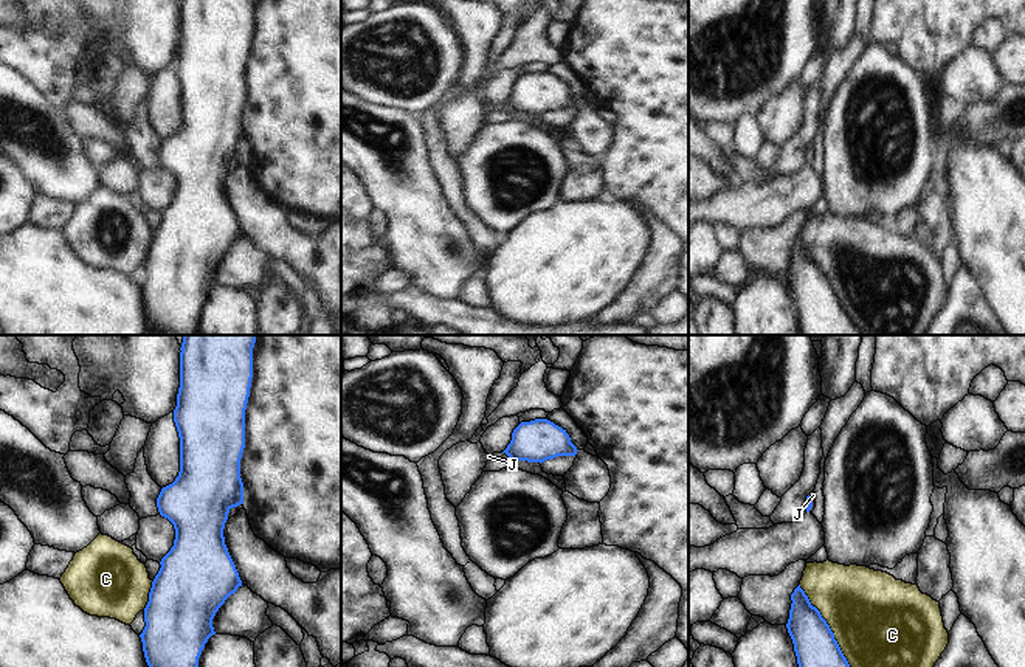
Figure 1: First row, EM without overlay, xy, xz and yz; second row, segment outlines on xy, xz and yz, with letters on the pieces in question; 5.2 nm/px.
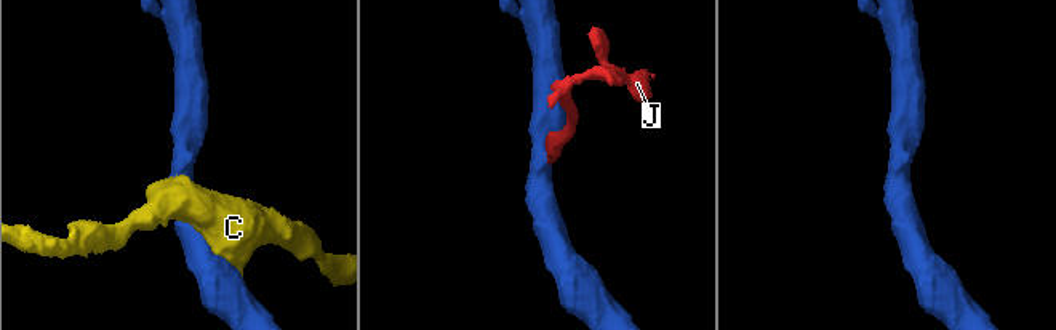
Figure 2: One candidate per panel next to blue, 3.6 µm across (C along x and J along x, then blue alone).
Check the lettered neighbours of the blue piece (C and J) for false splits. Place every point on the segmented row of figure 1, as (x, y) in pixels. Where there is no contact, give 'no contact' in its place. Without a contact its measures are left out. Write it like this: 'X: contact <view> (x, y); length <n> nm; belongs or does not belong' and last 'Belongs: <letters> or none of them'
C: contact yz (828, 625); length 500 nm; does not belong
J: contact yz (811, 503); length 90 nm; belongs
Belongs: J

